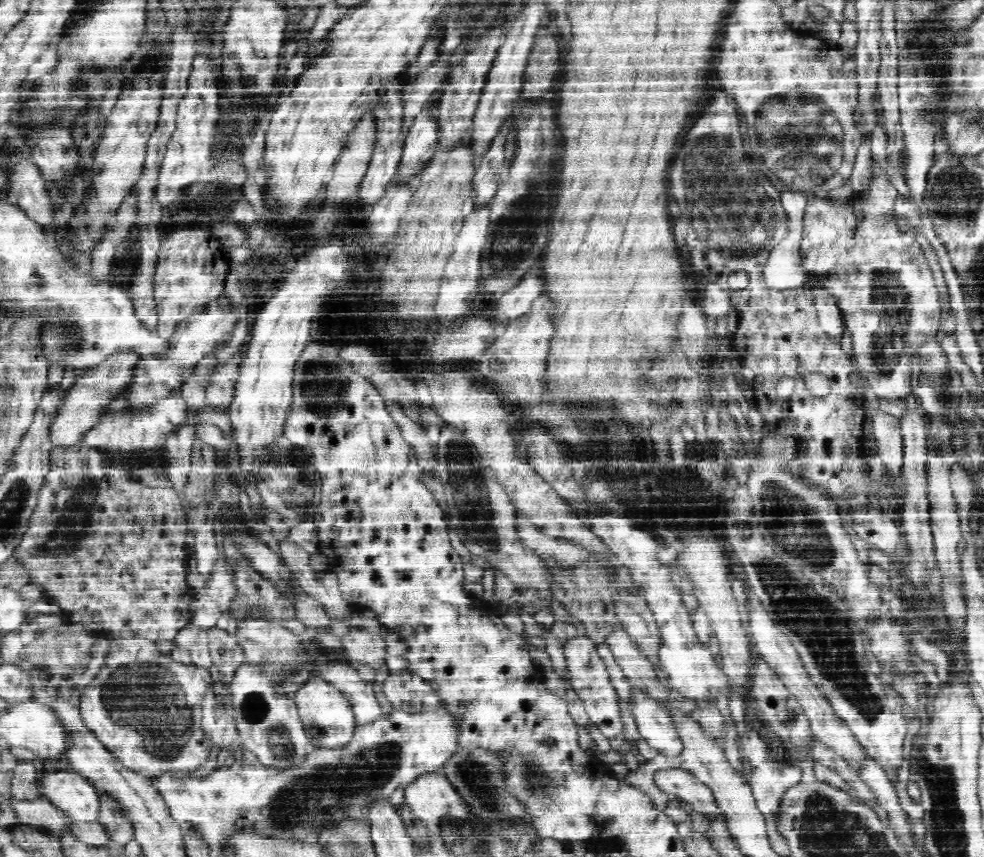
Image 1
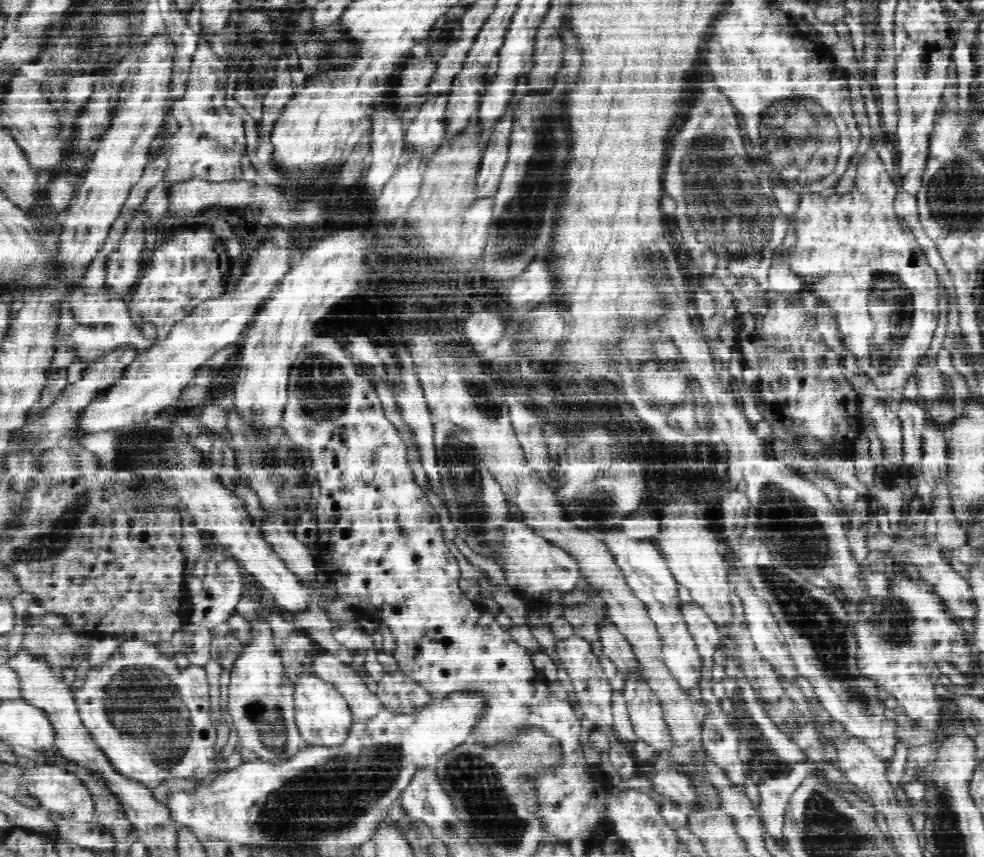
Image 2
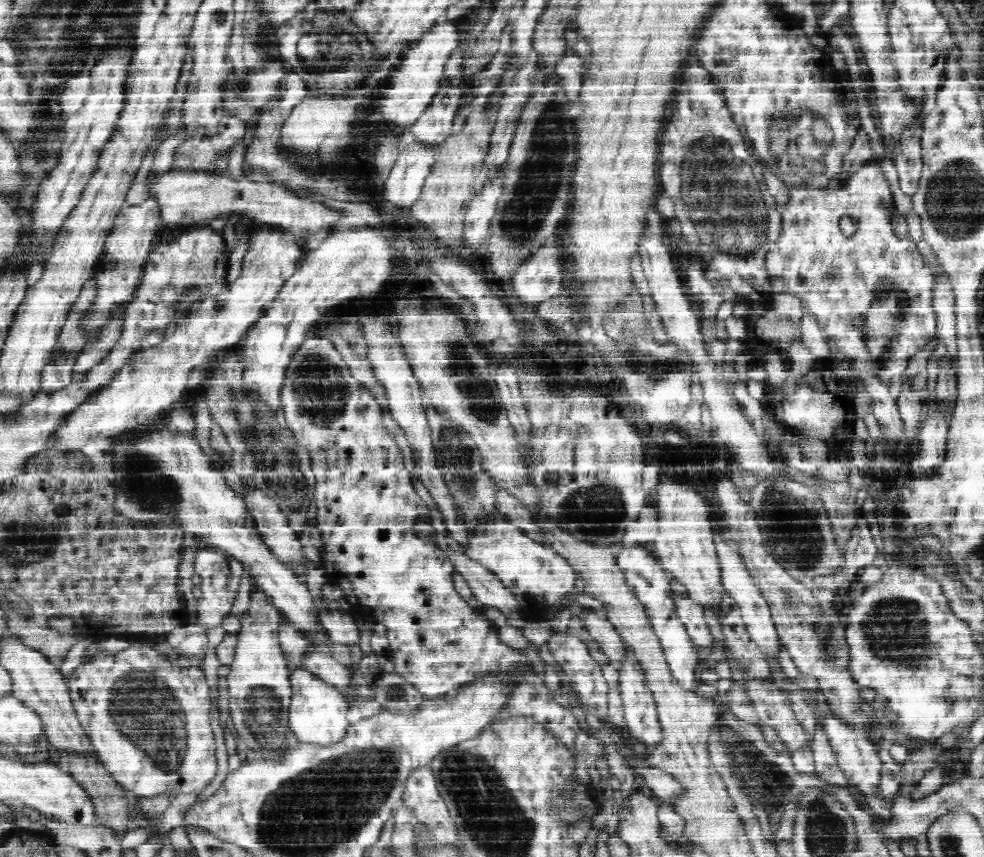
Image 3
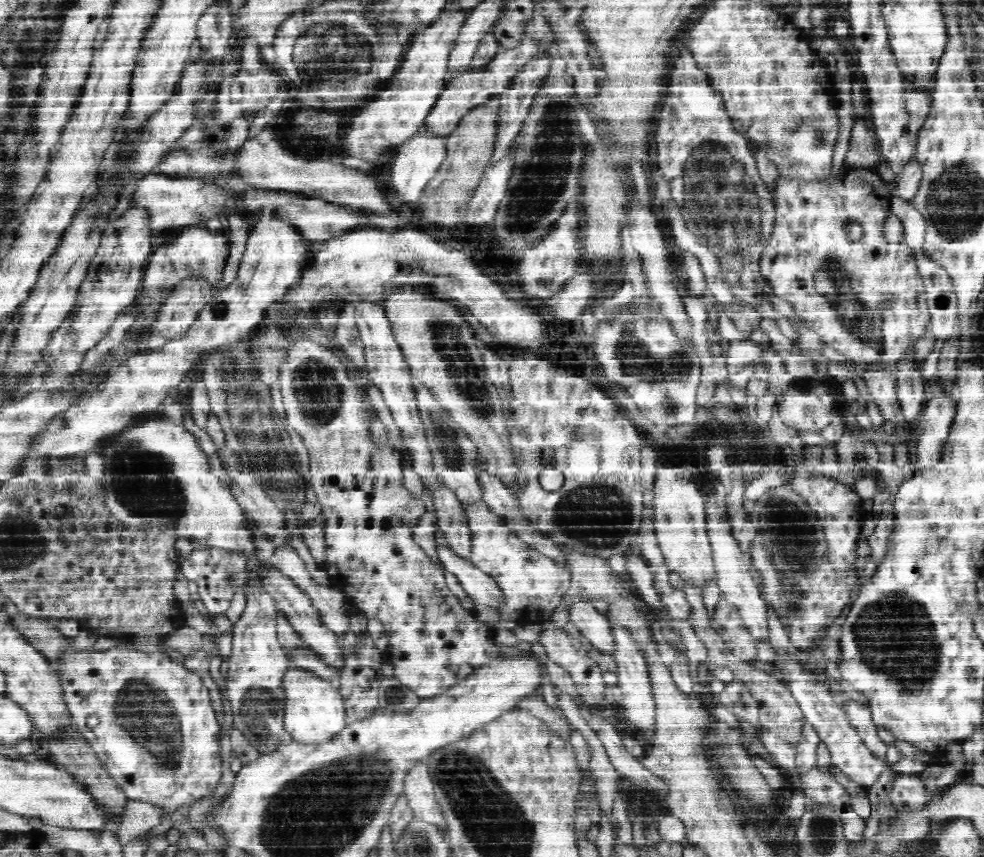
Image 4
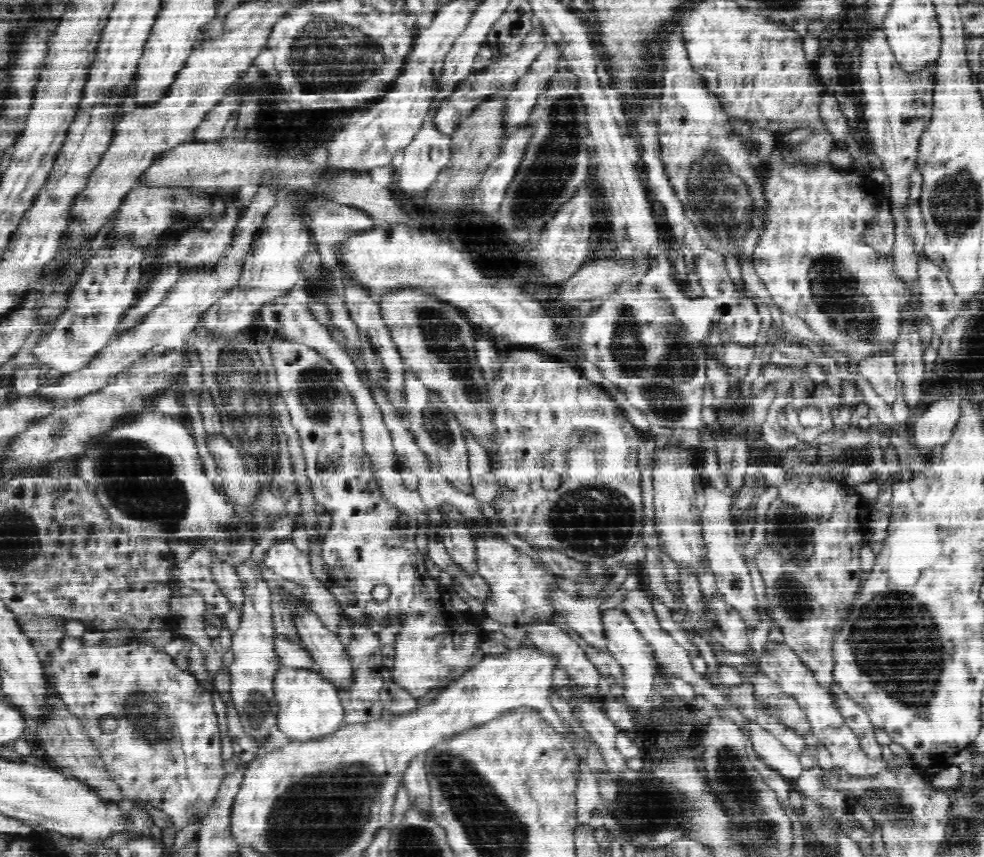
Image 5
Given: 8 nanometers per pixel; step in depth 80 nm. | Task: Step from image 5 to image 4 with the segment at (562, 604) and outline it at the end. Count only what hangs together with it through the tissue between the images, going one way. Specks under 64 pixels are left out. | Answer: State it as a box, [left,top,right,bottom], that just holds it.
[568,600,615,658]

